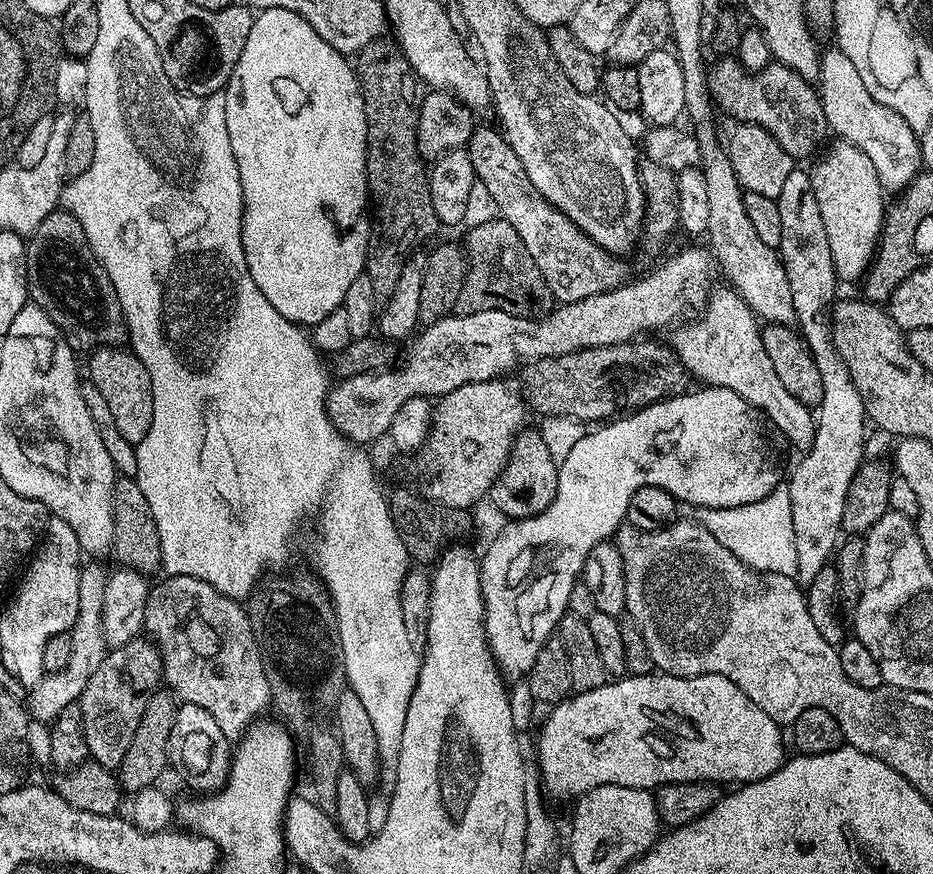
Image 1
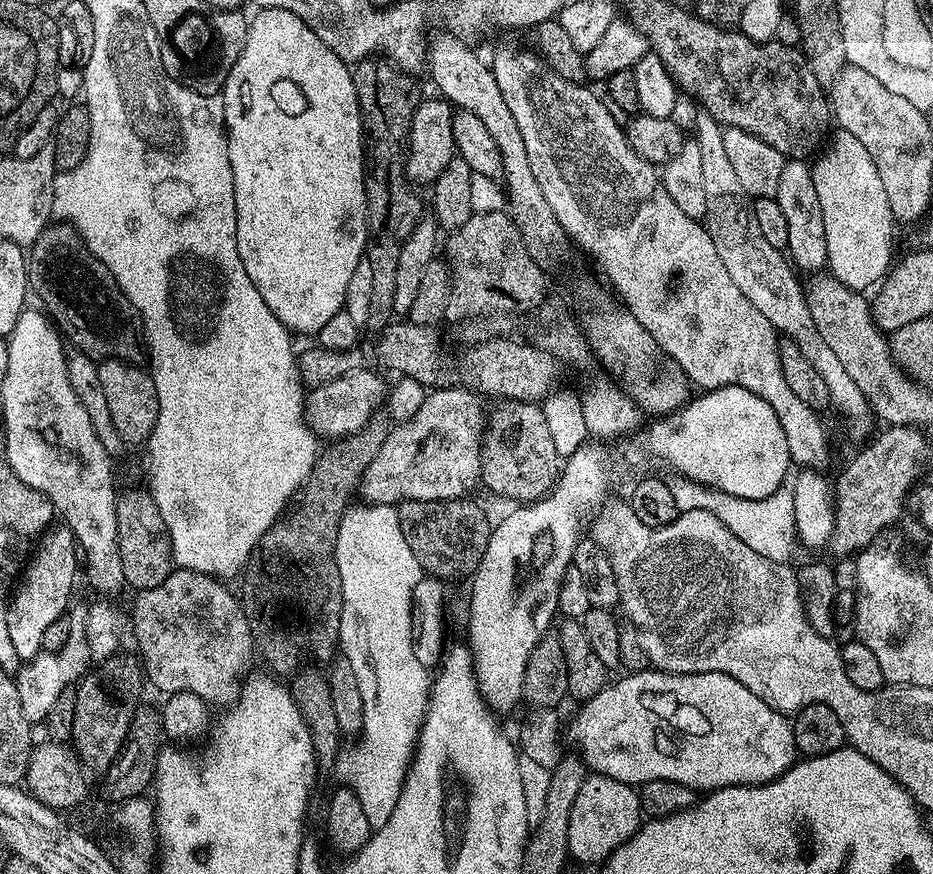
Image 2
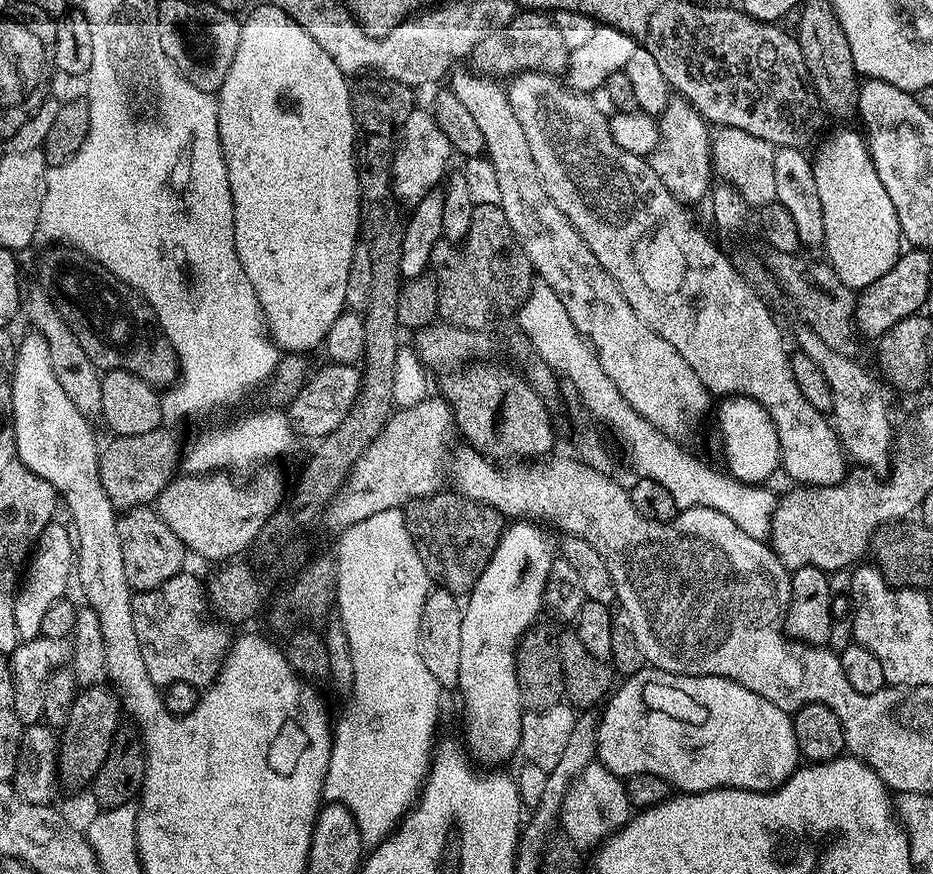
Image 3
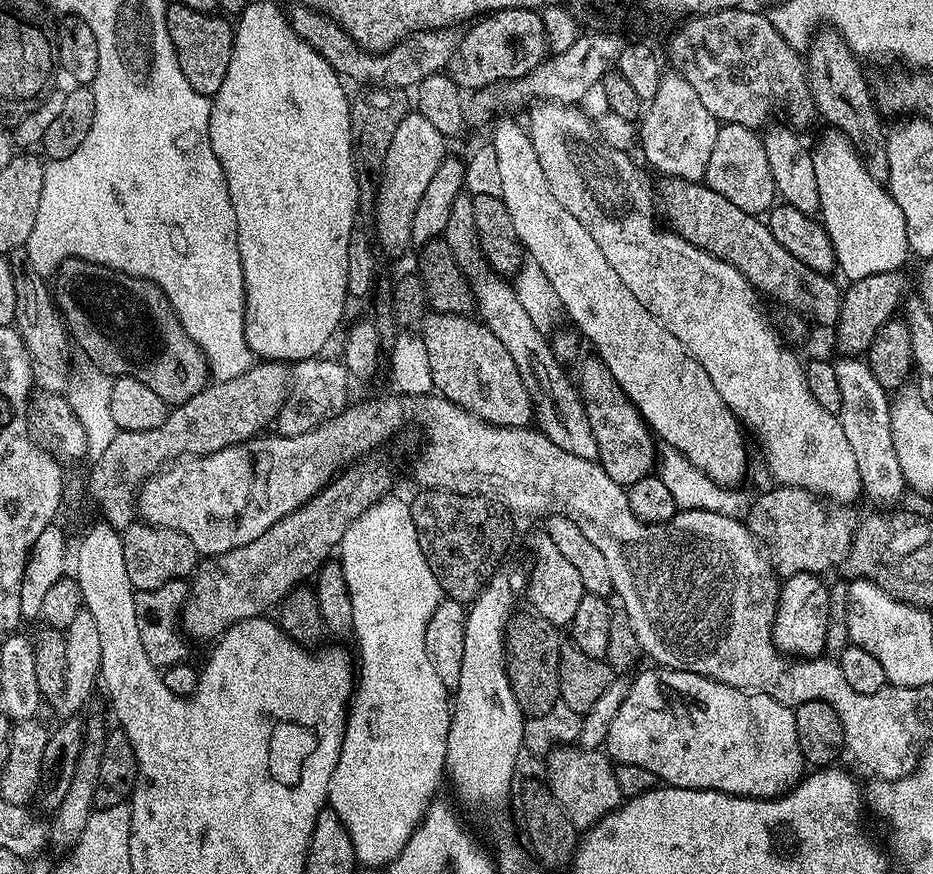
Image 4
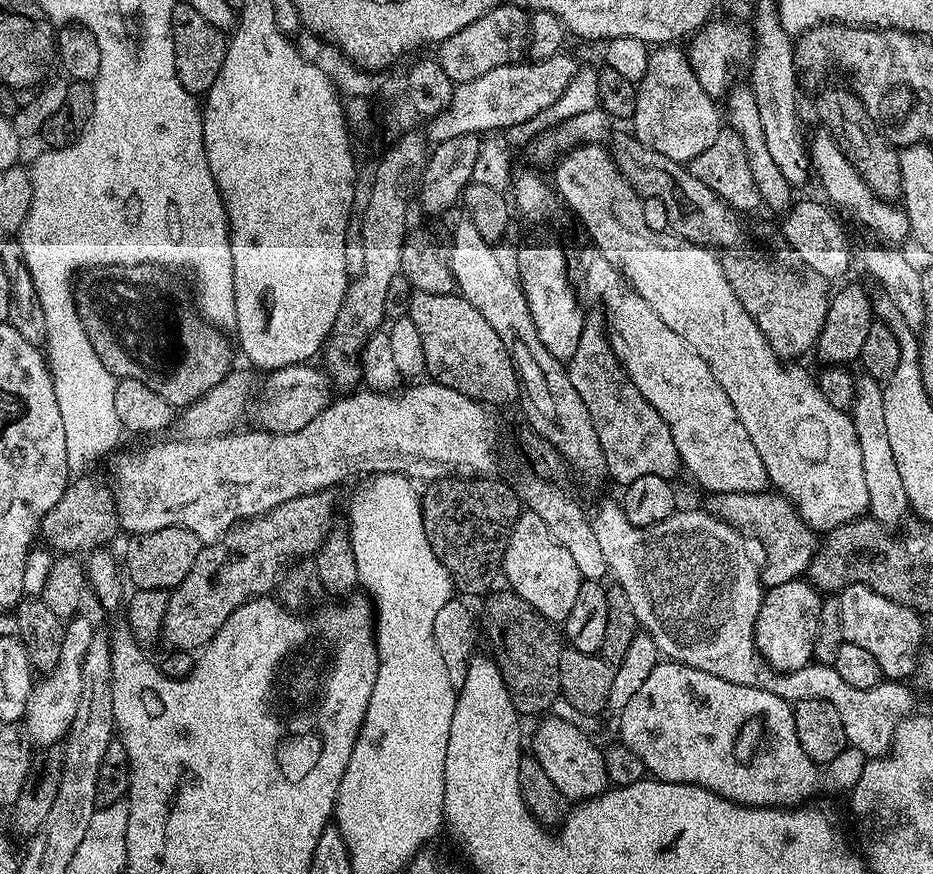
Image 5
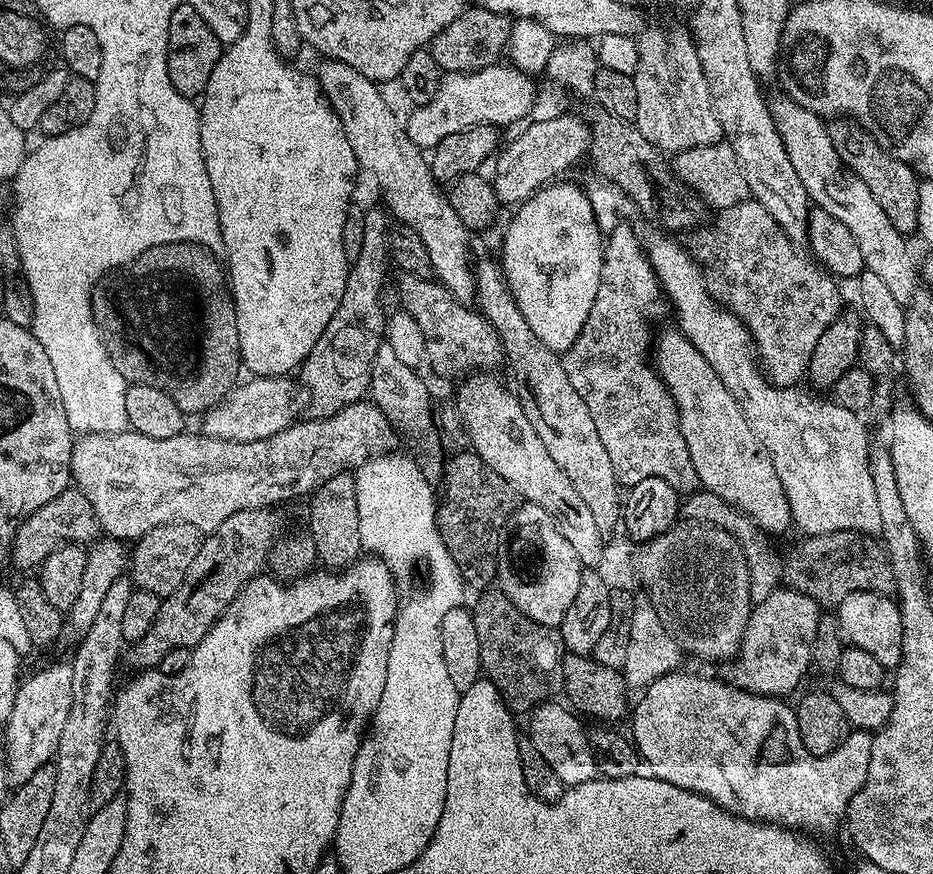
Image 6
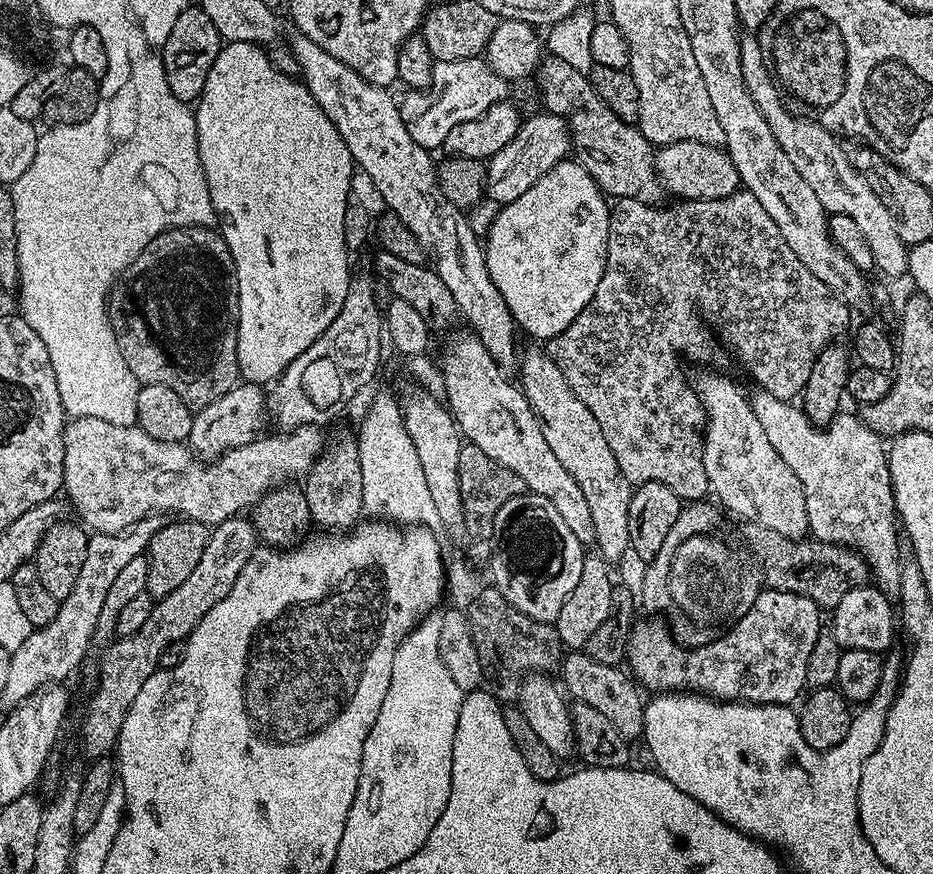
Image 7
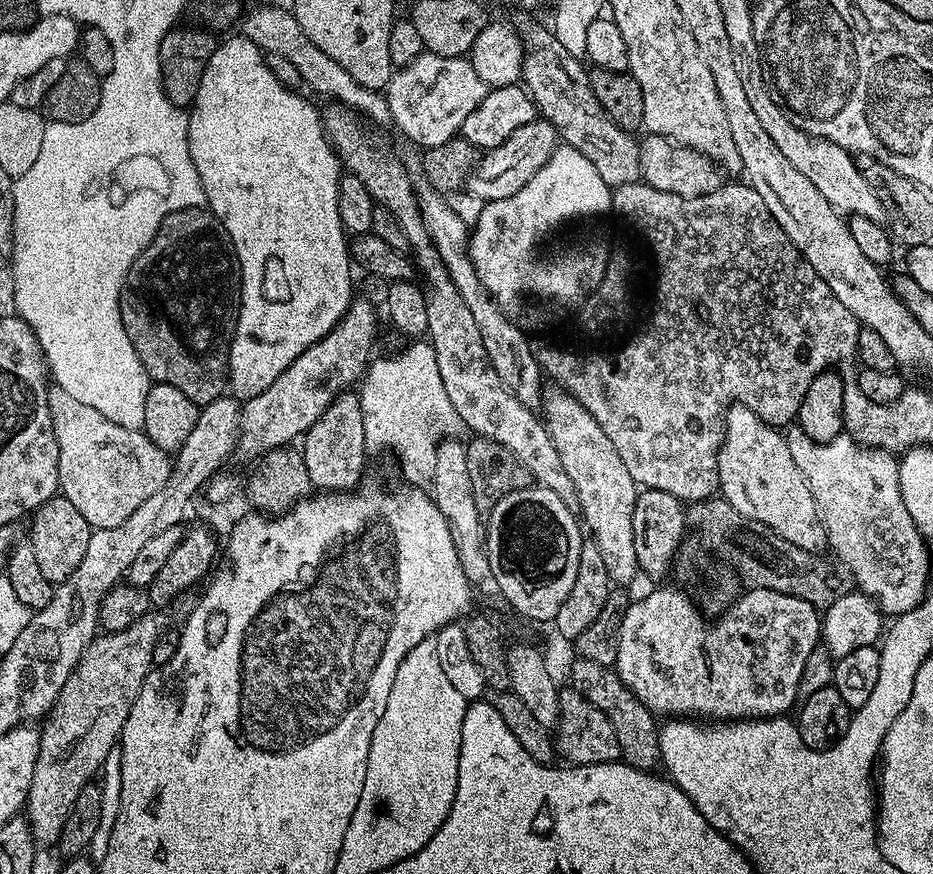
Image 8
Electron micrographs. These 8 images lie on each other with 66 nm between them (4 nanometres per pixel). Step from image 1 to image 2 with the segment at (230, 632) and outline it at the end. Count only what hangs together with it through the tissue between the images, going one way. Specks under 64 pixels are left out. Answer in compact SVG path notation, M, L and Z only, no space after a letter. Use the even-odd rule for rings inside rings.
M176 568L168 575L166 582L158 582L158 586L142 588L135 593L136 601L132 604L132 632L136 635L137 650L135 649L135 651L142 661L142 668L146 673L146 680L149 685L153 684L158 691L164 692L163 694L171 694L174 692L198 694L210 706L216 706L216 704L231 706L235 704L236 699L240 697L240 689L250 672L248 667L252 664L252 652L254 656L254 641L252 631L250 630L250 622L244 613L243 603L238 599L237 593L235 596L224 584L227 583L221 582L215 576L207 576L201 572L186 570L185 568Z

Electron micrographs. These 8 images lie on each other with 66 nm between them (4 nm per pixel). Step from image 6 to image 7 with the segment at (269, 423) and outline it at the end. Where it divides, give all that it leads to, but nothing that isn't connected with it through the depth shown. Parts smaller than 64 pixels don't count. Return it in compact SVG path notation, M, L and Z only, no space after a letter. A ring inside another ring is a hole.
M247 382L237 383L222 398L214 398L210 406L199 409L193 415L190 434L186 441L187 447L201 461L215 462L223 452L229 452L232 448L241 448L250 441L257 439L260 427L266 420L266 392L259 384Z

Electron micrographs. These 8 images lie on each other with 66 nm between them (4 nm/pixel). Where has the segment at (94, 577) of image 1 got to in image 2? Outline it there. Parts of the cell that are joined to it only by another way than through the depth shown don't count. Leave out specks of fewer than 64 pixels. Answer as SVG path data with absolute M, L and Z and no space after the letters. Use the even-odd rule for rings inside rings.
M84 606L75 608L73 607L70 612L72 633L66 646L62 646L62 650L57 652L41 650L33 660L27 661L15 673L14 679L18 698L22 701L22 714L26 714L29 724L33 726L43 725L44 720L50 714L50 709L54 707L54 702L58 702L60 695L69 691L89 671L90 665L93 663L90 654L90 642L86 642L86 614L88 609Z

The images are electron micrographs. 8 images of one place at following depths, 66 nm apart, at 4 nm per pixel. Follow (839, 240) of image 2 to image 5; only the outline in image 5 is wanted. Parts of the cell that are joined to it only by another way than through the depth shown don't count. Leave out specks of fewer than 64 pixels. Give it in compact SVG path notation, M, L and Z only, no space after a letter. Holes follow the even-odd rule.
M819 130L812 142L809 141L808 151L811 167L820 178L820 182L827 194L831 205L852 212L853 218L880 239L892 242L891 245L909 237L909 218L903 209L889 201L880 200L865 184L865 180L854 170L853 164L842 154L841 148L827 130Z

